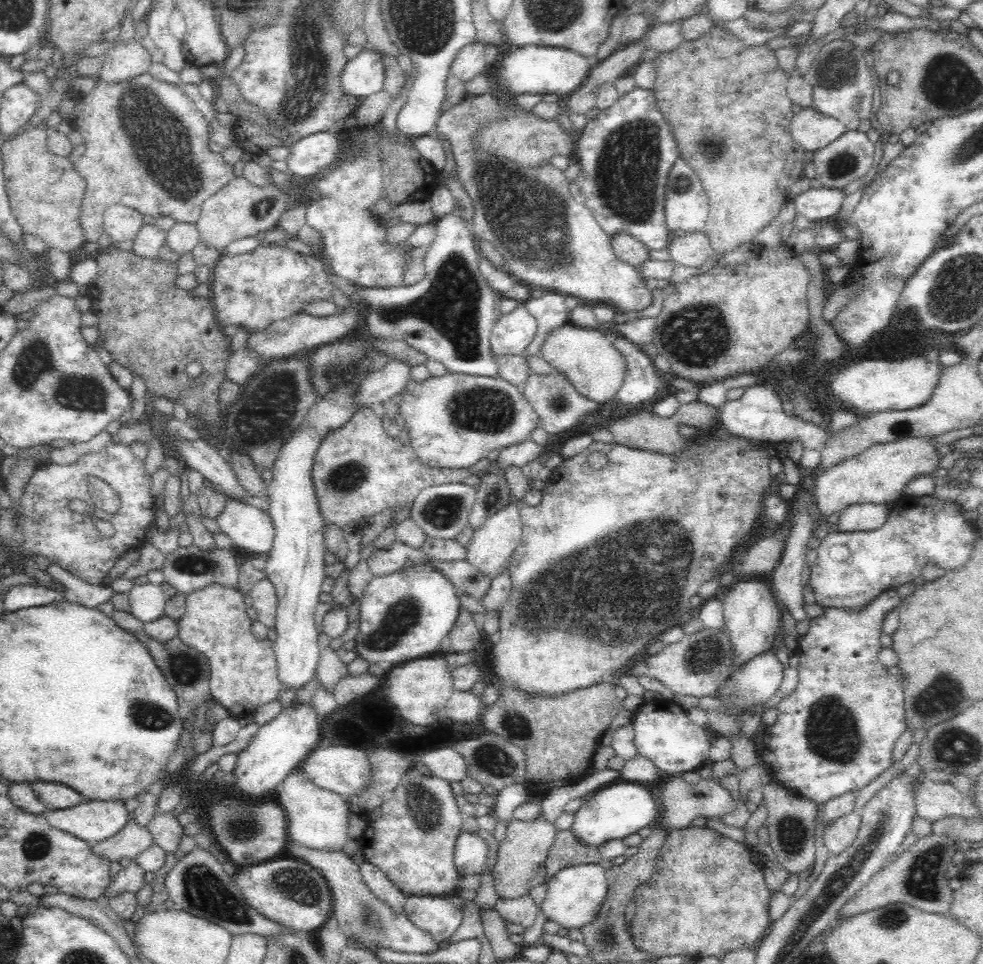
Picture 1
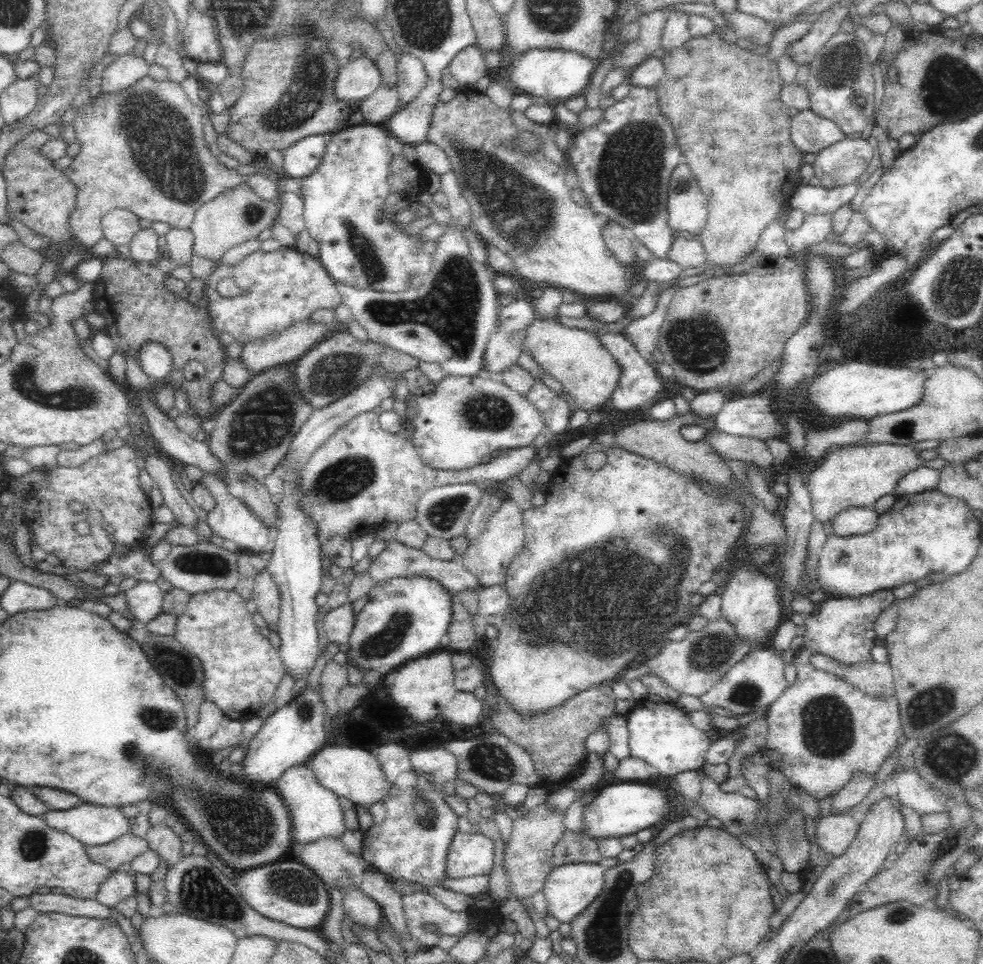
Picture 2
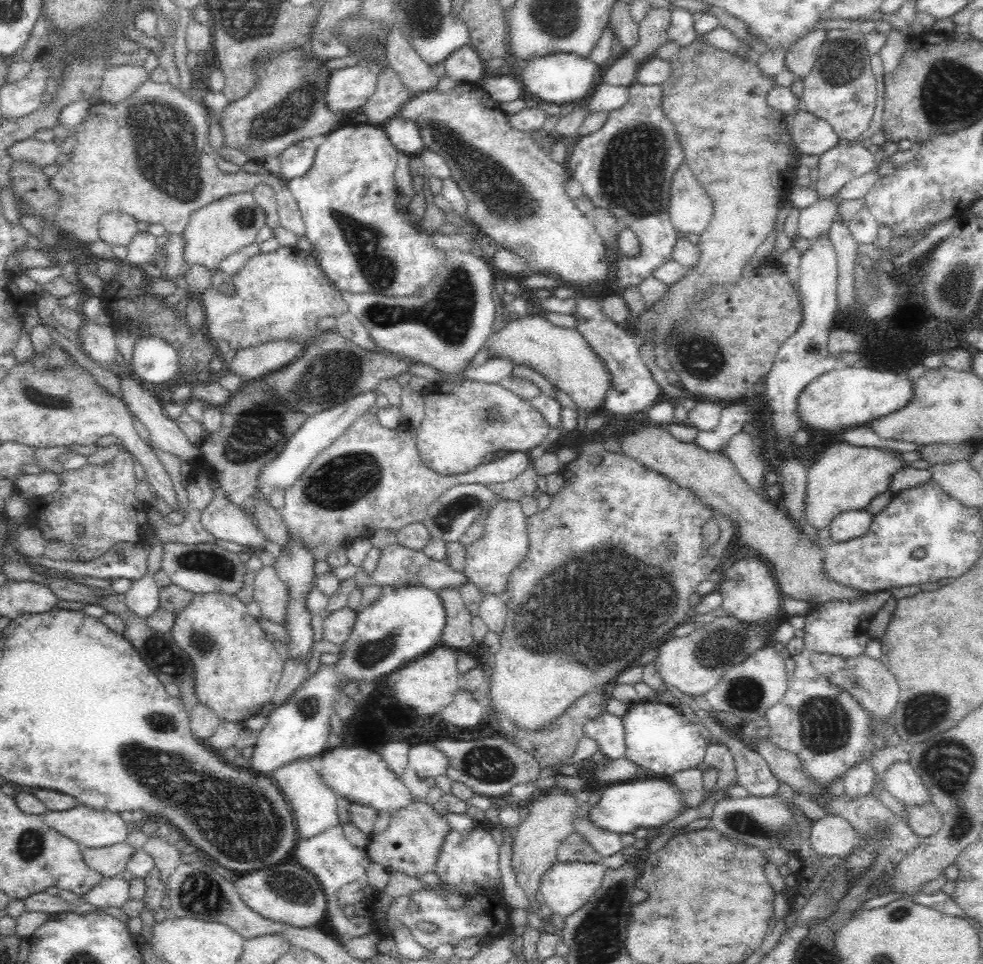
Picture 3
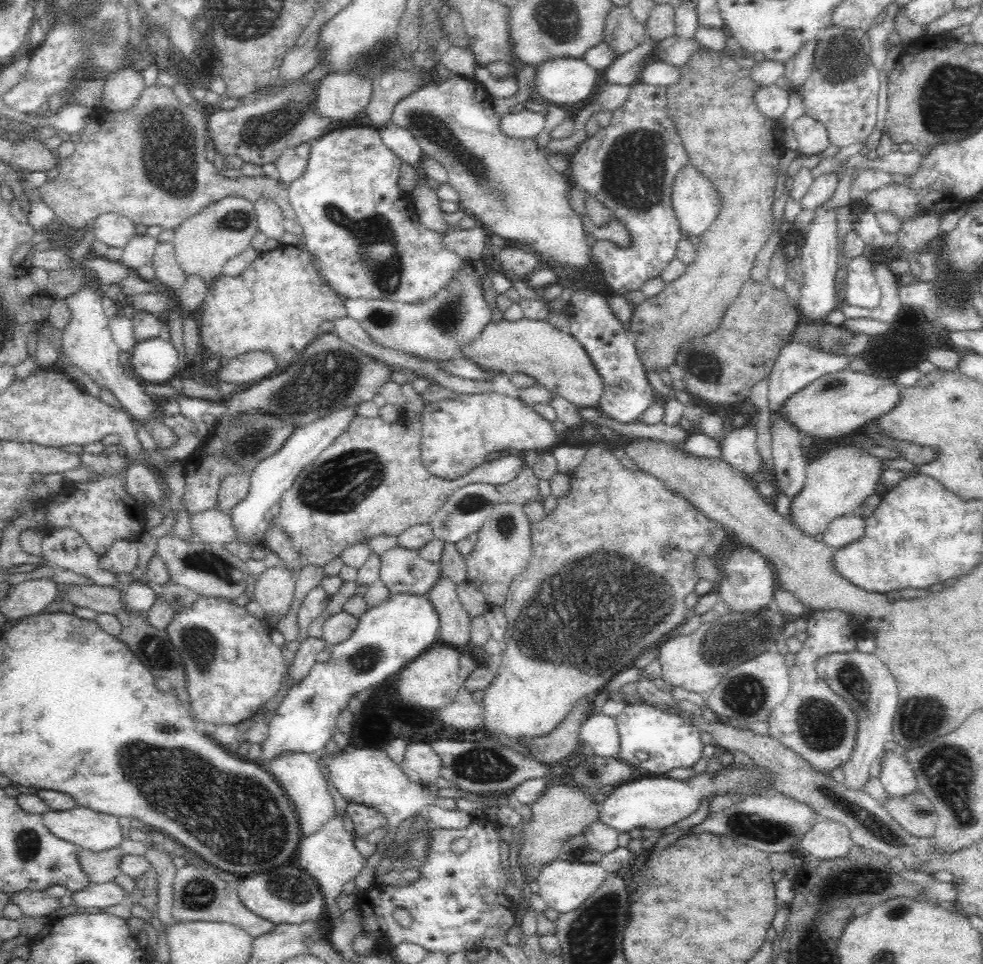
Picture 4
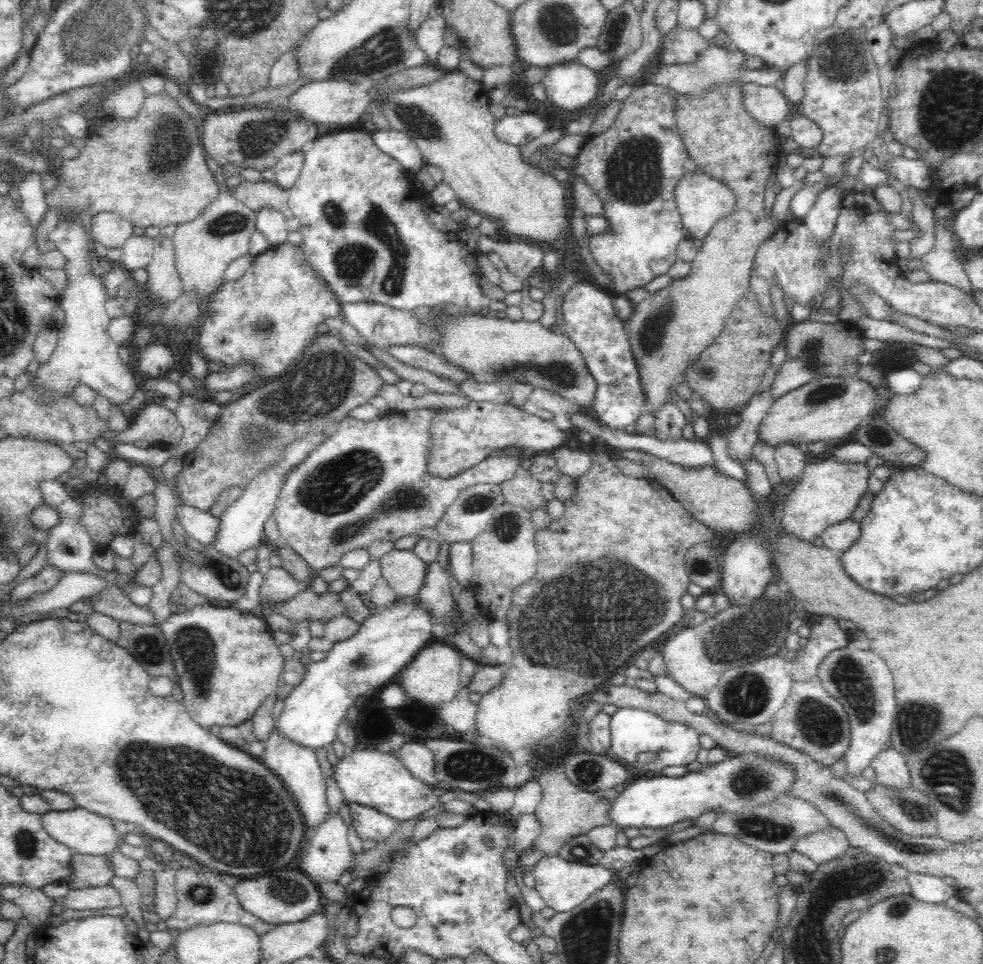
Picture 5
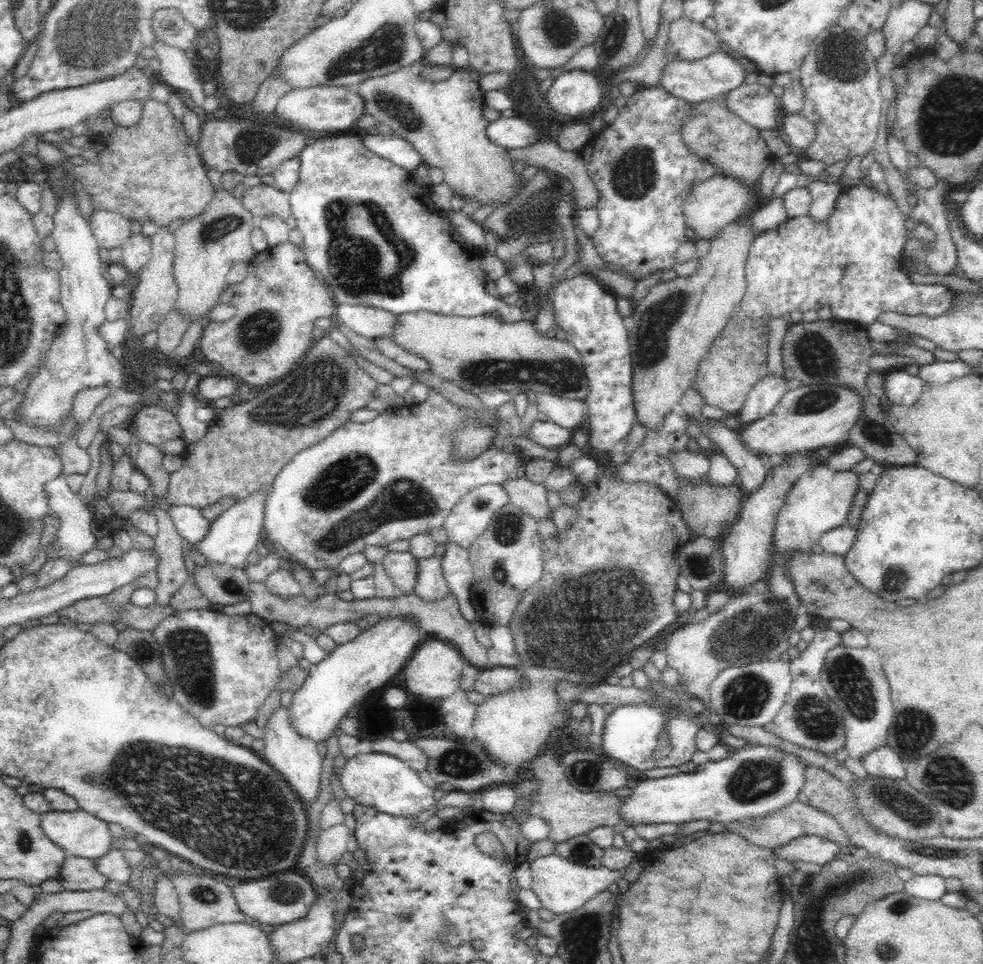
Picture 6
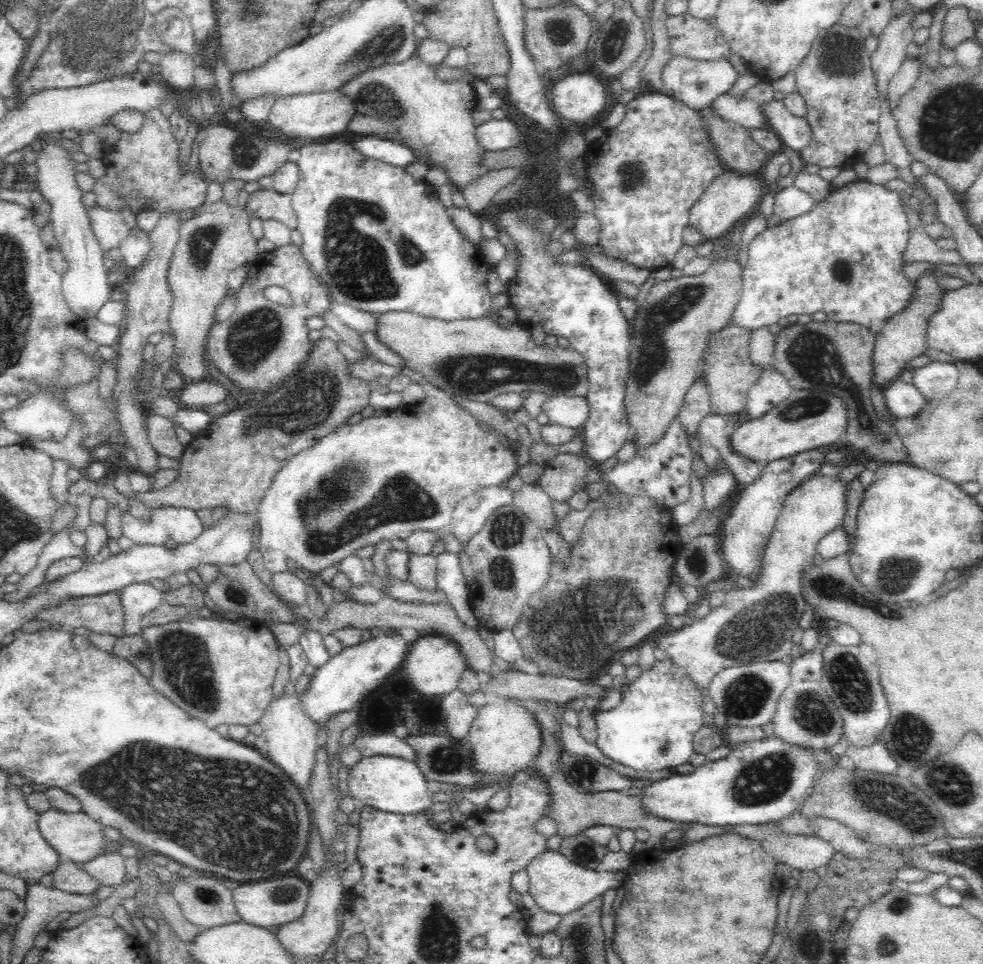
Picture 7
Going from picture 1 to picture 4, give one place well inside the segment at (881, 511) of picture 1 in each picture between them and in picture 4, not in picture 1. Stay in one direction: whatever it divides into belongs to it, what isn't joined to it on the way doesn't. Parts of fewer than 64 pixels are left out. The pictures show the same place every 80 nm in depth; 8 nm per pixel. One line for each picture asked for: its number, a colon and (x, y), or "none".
2: (854, 521)
3: (854, 523)
4: (842, 531)

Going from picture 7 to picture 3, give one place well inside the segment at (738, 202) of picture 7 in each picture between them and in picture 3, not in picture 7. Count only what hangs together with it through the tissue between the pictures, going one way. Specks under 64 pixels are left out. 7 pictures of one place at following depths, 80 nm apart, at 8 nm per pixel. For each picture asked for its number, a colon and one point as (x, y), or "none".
3: (691, 209)
4: (696, 202)
5: (702, 201)
6: (713, 204)

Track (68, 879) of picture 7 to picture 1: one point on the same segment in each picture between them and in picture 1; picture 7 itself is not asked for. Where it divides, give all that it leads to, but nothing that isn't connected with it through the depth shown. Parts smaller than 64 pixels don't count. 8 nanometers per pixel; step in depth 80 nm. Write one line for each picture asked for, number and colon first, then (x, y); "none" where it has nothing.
1: (132, 840)
2: (113, 855)
3: (110, 861)
4: (100, 867)
5: (88, 871)
6: (76, 874)

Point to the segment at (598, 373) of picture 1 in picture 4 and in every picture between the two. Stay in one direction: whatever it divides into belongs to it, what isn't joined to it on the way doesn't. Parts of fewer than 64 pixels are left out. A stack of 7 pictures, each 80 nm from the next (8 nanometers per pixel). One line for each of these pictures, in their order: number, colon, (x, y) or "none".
2: (574, 357)
3: (561, 355)
4: (551, 356)

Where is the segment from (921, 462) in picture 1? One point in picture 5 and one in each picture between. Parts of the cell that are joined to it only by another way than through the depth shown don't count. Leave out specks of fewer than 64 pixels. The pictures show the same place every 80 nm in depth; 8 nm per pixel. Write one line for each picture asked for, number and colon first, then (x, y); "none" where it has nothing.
2: (852, 476)
3: (845, 477)
4: (837, 483)
5: (827, 493)

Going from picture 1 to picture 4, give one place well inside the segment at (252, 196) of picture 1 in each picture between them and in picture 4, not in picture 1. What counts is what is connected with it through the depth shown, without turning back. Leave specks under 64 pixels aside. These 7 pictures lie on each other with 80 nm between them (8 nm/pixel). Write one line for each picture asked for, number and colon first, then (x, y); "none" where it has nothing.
2: (238, 215)
3: (225, 226)
4: (203, 244)

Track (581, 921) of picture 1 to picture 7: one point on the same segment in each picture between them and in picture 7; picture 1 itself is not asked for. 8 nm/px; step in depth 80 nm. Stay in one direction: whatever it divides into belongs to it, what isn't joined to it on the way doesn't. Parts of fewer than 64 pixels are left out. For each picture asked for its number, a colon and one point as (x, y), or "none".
2: (570, 888)
3: (566, 887)
4: (564, 886)
5: (563, 885)
6: (561, 886)
7: (558, 886)

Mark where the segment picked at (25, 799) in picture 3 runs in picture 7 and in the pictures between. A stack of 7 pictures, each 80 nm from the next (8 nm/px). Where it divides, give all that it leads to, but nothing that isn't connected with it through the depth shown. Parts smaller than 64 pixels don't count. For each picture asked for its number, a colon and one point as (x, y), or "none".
4: (86, 829)
5: (84, 832)
6: (81, 835)
7: (75, 837)

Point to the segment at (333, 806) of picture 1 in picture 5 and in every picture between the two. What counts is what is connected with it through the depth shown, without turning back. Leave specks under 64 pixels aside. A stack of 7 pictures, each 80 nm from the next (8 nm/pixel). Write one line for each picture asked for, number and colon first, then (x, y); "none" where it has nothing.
2: (315, 811)
3: (313, 803)
4: (298, 773)
5: (297, 766)

